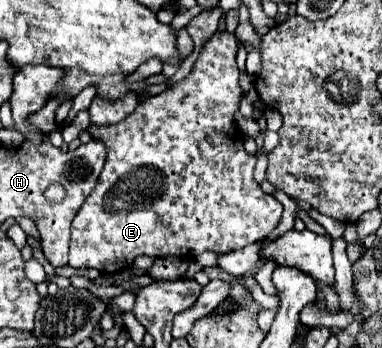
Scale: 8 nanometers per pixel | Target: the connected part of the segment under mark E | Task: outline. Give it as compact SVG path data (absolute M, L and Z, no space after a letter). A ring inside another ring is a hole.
M215 32L201 48L199 58L195 60L191 72L187 74L187 78L183 78L181 82L173 84L167 92L157 94L147 98L145 102L138 104L137 108L128 116L125 116L119 124L113 126L89 126L87 130L101 140L107 148L109 148L109 156L105 162L105 168L97 180L97 186L93 188L93 192L87 196L85 204L79 208L77 216L73 218L71 224L71 244L69 244L69 266L73 268L95 268L99 272L121 272L121 268L127 268L133 264L133 260L141 254L153 256L153 258L161 258L161 256L179 256L179 258L195 258L197 254L209 250L209 252L217 252L217 254L225 254L225 252L233 252L239 250L247 244L253 242L261 242L263 238L267 238L279 224L281 214L283 214L283 204L275 198L269 196L261 190L261 186L253 180L253 168L255 168L255 156L247 154L243 148L243 134L239 134L237 126L235 126L235 112L239 110L239 100L241 100L241 86L239 86L239 70L235 64L235 54L237 54L237 40L233 34L229 32Z

